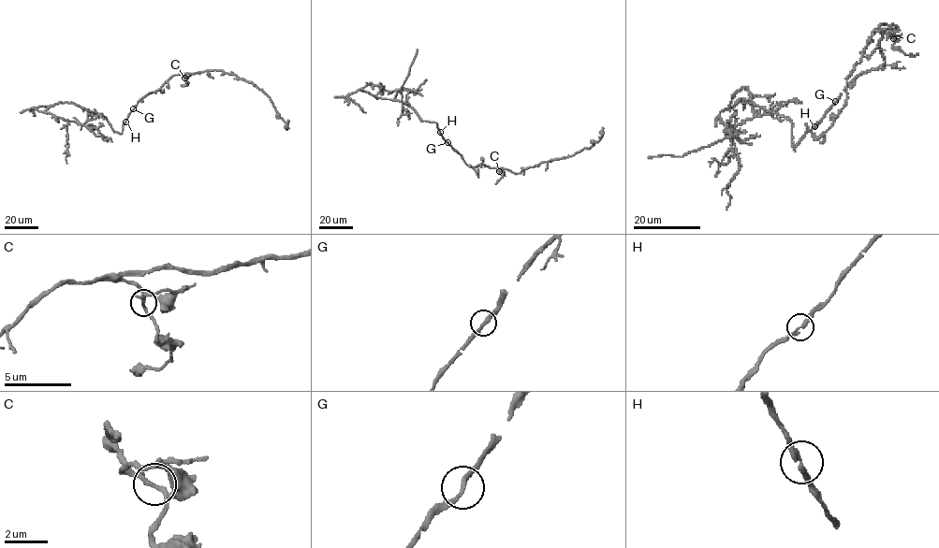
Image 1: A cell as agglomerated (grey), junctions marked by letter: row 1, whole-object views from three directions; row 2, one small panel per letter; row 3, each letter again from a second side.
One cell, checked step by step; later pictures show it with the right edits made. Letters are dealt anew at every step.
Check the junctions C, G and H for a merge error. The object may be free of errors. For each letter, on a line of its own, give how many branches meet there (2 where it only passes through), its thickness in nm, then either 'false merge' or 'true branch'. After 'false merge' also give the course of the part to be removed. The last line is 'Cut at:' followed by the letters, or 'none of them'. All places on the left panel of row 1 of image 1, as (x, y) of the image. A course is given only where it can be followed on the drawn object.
C: 2 | 220 nm | true branch
G: 2 | 220 nm | true branch
H: 2 | 200 nm | true branch
Cut at: none of them

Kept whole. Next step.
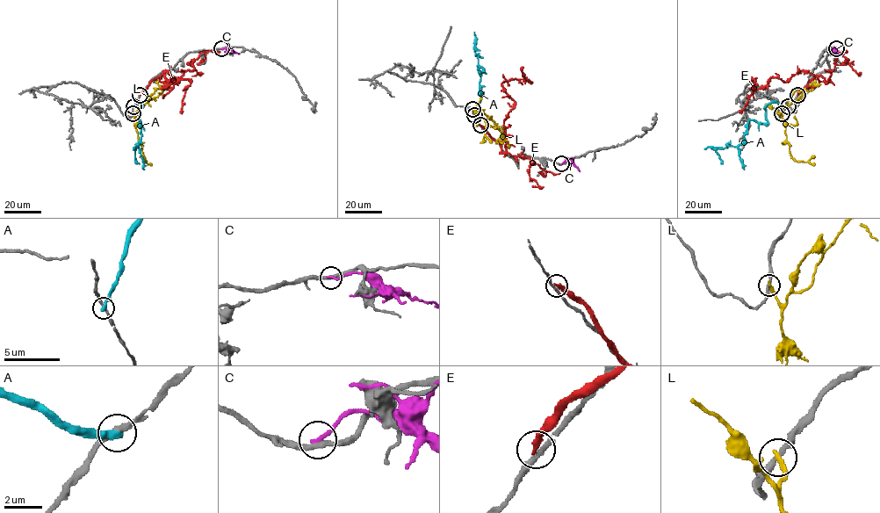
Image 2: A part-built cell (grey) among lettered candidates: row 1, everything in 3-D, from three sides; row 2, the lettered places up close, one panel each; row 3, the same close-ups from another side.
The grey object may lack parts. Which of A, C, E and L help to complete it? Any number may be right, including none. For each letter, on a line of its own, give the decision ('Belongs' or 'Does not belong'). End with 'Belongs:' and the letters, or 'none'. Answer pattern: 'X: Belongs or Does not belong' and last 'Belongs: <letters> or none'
A: Does not belong
C: Does not belong
E: Does not belong
L: Does not belong
Belongs: none

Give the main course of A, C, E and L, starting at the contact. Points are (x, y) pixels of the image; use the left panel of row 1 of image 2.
A: (133, 106), (139, 102), (142, 106), (139, 123), (140, 120), (141, 138), (134, 149), (135, 159), (139, 163)
C: (221, 48), (239, 54)
E: (140, 95), (164, 71), (168, 82), (175, 78), (162, 89), (188, 79), (191, 84), (182, 100), (182, 113)
L: (133, 113), (134, 116), (139, 113), (147, 99), (161, 89), (161, 85), (162, 91), (148, 99), (150, 106)

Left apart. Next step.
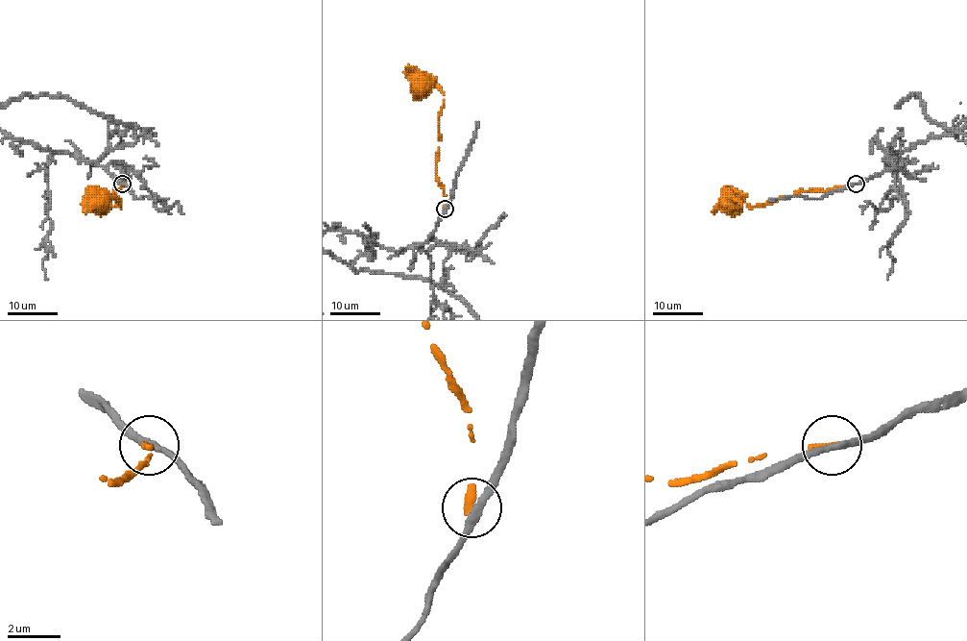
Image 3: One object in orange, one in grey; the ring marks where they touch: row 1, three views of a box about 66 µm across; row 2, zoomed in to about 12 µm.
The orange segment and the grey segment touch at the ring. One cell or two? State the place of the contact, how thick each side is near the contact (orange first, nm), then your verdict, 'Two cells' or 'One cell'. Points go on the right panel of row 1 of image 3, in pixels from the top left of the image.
Place: (856, 184). Thickness 280 nm (orange) against 260 nm. Two cells

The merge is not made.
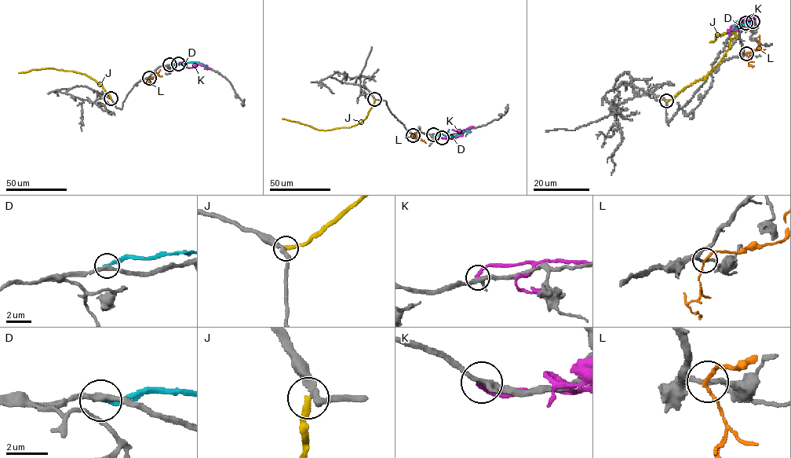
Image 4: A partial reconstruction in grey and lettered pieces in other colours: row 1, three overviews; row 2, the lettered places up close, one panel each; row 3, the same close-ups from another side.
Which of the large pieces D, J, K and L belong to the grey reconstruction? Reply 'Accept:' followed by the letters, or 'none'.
Accept: none

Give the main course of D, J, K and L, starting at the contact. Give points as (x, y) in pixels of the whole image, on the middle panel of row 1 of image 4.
D: (433, 134), (450, 137), (466, 130), (471, 132)
J: (374, 100), (366, 116), (348, 127), (320, 130), (282, 119)
K: (442, 137), (455, 138), (461, 136), (467, 128), (473, 126)
L: (413, 134), (424, 141)

